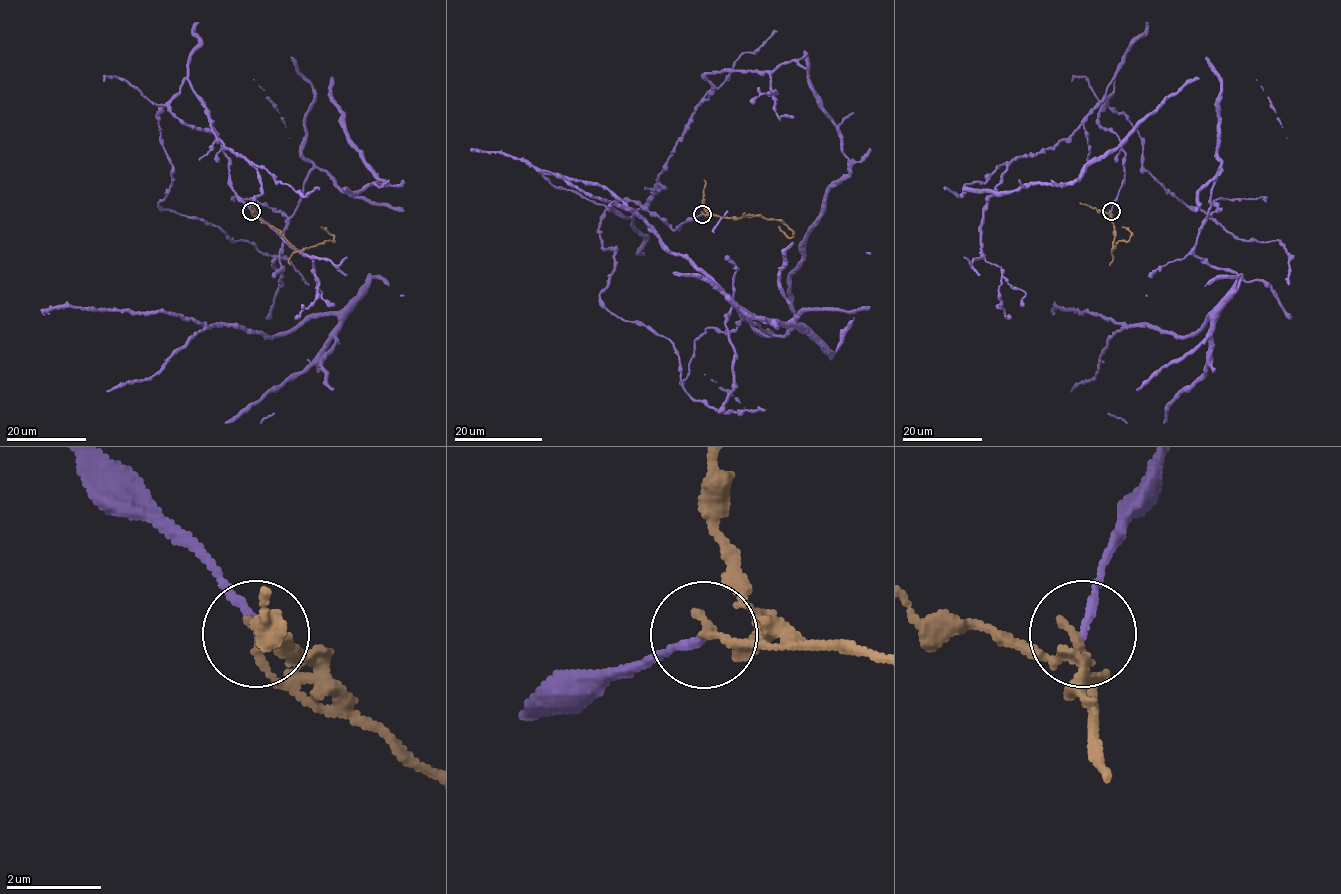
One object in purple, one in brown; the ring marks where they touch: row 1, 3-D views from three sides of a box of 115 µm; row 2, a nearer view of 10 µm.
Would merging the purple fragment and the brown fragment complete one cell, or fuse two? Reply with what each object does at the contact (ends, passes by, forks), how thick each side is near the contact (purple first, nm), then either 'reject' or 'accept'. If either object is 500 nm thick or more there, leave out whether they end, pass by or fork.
purple ends; brown ends; calibres 170 and 200 nm; reject

